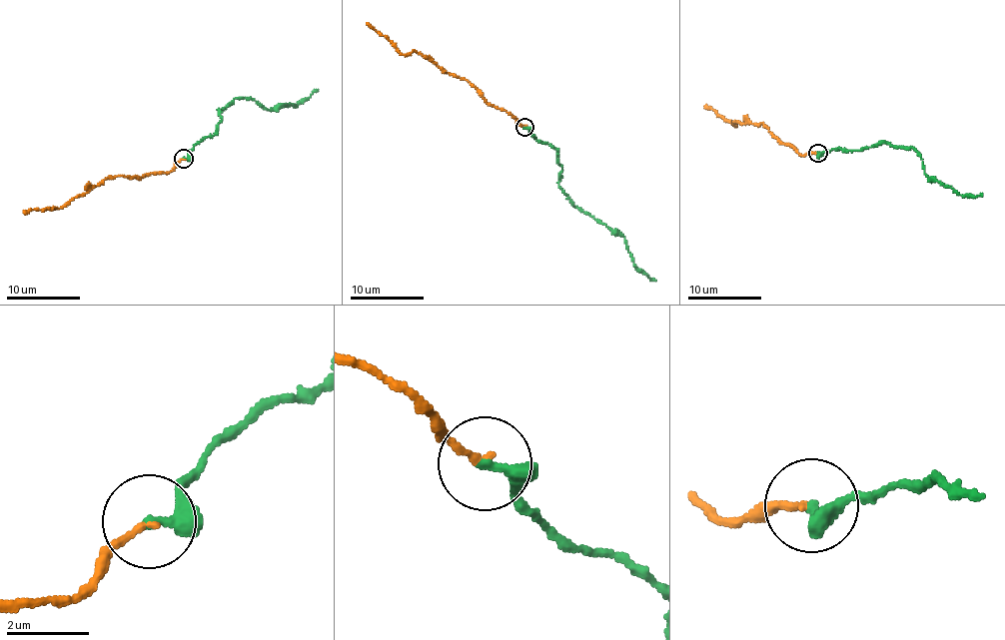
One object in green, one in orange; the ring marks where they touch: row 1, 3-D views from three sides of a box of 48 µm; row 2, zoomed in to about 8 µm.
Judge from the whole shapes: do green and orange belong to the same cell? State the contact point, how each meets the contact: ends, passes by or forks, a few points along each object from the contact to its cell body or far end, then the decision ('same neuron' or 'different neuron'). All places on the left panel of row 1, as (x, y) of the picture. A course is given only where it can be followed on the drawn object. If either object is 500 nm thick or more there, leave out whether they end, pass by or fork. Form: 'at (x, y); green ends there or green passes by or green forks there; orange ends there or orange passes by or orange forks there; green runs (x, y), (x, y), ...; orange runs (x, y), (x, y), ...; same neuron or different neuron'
at (183, 158); green passes by; orange ends there; green runs (184, 159), (197, 142), (216, 132), (222, 120), (218, 108), (235, 98), (276, 109), (295, 105), (318, 89); orange runs (184, 159), (169, 172), (131, 178), (124, 175), (109, 177), (57, 209), (23, 213); same neuron

